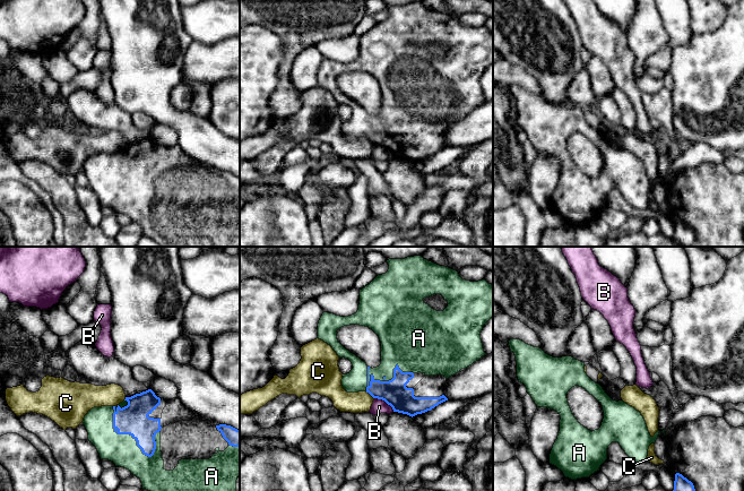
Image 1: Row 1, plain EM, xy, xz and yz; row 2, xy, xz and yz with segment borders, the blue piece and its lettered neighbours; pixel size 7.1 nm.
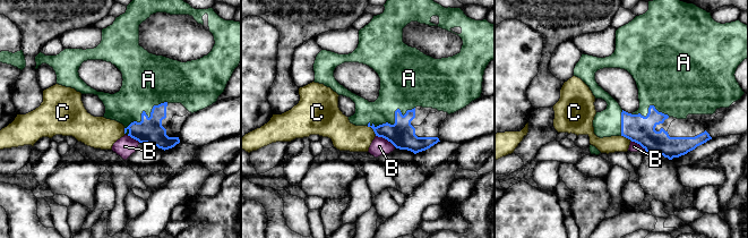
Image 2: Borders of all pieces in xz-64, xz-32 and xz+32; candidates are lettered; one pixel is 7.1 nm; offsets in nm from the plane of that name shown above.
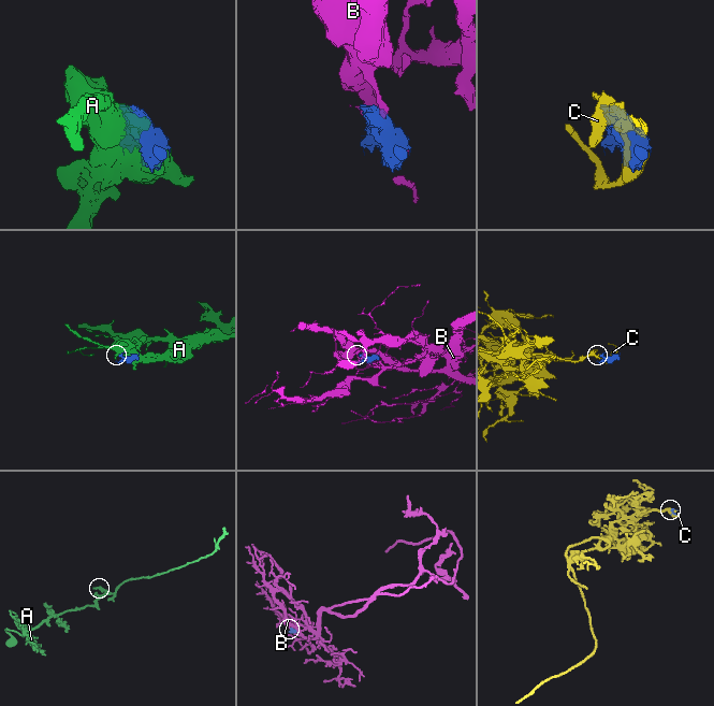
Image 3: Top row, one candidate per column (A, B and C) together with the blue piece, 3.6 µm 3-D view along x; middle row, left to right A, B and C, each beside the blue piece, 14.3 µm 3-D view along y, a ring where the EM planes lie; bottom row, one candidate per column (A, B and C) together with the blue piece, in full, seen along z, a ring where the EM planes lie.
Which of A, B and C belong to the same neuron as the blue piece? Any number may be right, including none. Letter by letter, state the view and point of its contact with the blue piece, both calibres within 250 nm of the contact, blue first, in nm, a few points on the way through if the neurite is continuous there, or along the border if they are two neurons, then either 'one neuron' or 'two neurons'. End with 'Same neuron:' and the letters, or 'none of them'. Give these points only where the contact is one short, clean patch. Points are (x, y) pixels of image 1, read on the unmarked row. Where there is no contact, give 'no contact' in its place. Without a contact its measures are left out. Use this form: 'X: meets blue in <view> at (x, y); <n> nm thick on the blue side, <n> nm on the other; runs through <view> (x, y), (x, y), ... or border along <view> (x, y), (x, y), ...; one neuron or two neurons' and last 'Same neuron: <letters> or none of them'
A: meets blue in xy at (123, 180); 220 nm thick on the blue side, 220 nm on the other; one neuron
B: meets blue in xz at (385, 147); 190 nm thick on the blue side, 100 nm on the other; border along xz (374, 144), (383, 146), (394, 157); two neurons
C: meets blue in xz at (370, 140); 190 nm thick on the blue side, 150 nm on the other; two neurons
Same neuron: A

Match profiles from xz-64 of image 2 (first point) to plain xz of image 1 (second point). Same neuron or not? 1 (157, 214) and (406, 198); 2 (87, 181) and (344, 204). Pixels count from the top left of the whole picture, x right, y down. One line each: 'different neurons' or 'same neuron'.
1: different neurons
2: different neurons

